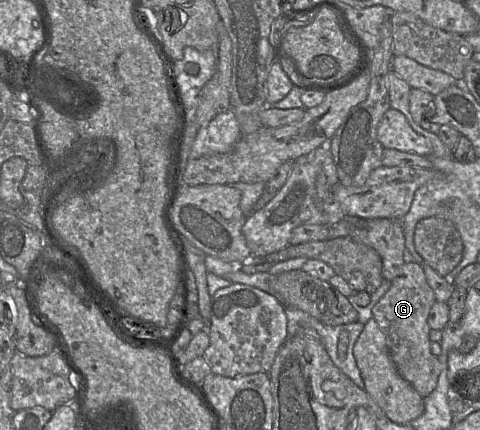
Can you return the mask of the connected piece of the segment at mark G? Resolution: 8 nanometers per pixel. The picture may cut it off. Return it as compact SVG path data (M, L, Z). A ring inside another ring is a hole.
M415 261L404 263L391 281L390 287L372 309L372 314L383 332L389 355L398 373L423 398L436 388L441 365L430 349L431 328L427 322L429 312L436 302L435 294L426 280L424 270Z

